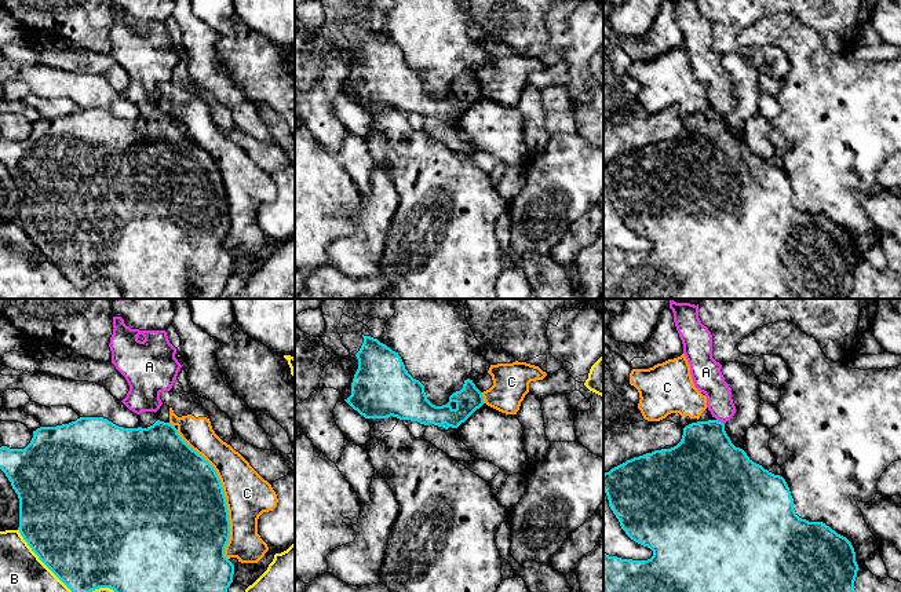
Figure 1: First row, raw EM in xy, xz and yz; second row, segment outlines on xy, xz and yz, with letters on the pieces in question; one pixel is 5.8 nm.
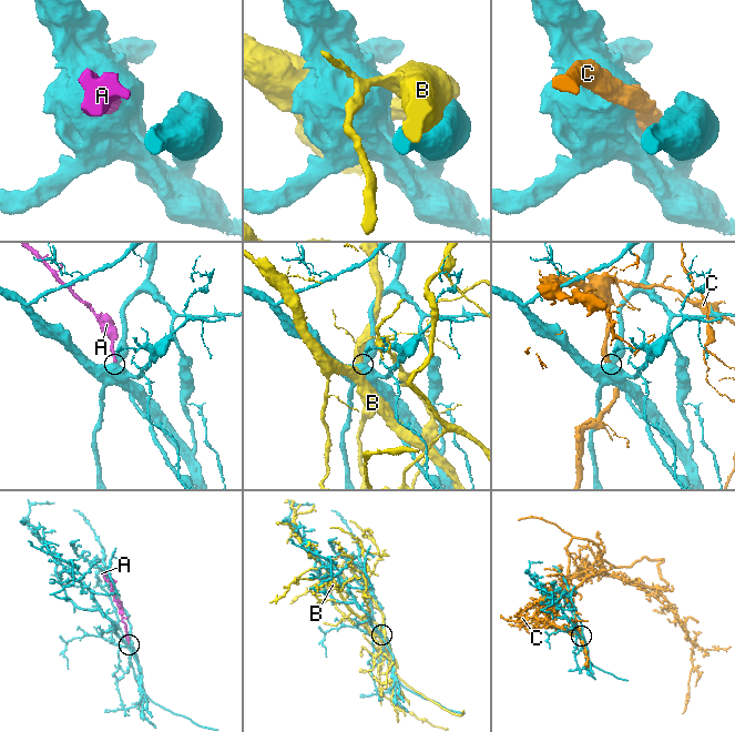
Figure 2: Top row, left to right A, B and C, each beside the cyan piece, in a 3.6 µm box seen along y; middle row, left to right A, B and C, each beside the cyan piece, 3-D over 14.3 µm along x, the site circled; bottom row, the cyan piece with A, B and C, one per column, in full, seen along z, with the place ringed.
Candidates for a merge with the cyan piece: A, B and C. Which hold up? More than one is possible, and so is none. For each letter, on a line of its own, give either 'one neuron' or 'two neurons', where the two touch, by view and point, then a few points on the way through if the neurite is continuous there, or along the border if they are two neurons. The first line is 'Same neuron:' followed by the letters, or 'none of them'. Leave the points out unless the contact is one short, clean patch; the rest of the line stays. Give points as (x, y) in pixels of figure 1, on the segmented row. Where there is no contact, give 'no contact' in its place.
Same neuron: A
A: one neuron; contact yz (721, 421)
B: two neurons; contact xy (42, 561)
C: two neurons; contact xy (223, 494)

